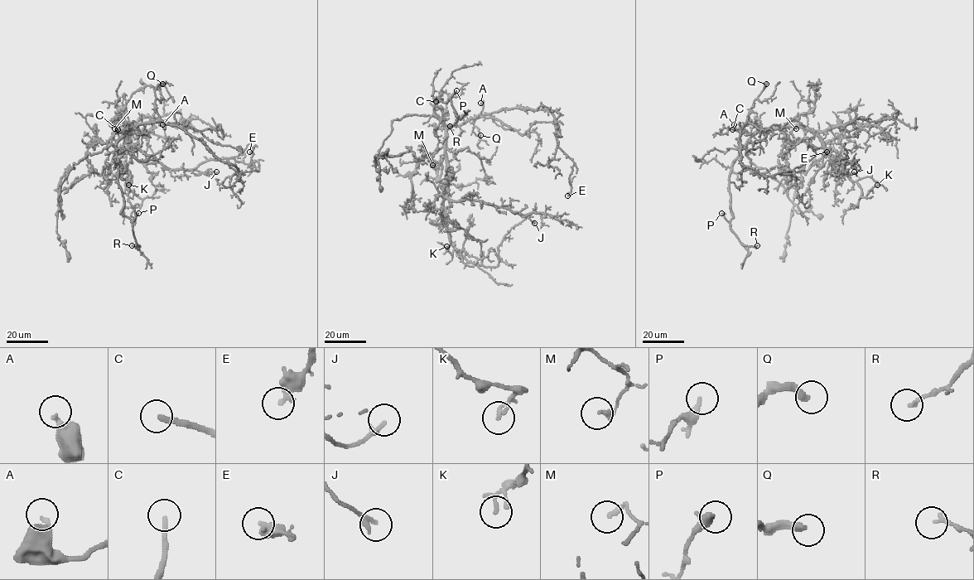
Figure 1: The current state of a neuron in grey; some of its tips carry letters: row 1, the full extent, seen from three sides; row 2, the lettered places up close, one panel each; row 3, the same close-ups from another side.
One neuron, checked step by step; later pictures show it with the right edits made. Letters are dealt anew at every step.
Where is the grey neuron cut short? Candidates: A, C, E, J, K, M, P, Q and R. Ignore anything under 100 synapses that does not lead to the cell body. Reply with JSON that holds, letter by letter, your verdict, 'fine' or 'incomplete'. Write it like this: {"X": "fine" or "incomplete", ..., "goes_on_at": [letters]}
{"A": "fine", "C": "incomplete", "E": "fine", "J": "fine", "K": "fine", "M": "fine", "P": "fine", "Q": "fine", "R": "fine", "goes_on_at": ["C"]}

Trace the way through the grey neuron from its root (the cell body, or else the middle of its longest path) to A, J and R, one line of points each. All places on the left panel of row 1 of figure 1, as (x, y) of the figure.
A: (128, 127), (128, 131), (142, 123), (162, 123), (165, 128), (162, 124)
J: (128, 127), (130, 153), (138, 160), (161, 162), (171, 169), (194, 169), (213, 175), (216, 171)
R: (128, 127), (117, 143), (116, 158), (118, 184), (123, 201), (122, 213), (130, 219), (139, 245), (132, 245)

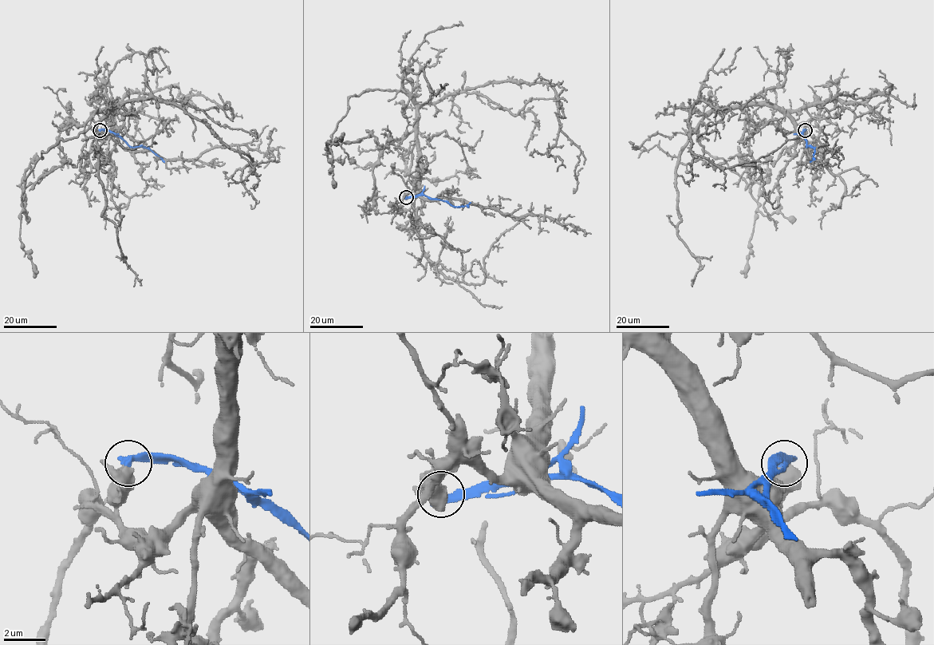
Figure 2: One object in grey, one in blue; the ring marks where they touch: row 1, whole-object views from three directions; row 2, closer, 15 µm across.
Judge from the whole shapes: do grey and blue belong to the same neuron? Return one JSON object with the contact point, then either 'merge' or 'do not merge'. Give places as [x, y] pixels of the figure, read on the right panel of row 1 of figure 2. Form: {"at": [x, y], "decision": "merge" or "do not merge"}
{"at": [805, 130], "decision": "do not merge"}

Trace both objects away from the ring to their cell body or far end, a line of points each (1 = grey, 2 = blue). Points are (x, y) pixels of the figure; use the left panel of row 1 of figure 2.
1: (100, 131), (104, 139), (112, 131), (112, 104), (158, 99), (199, 119), (252, 168), (273, 160), (276, 131)
2: (100, 130), (118, 135), (131, 147), (143, 146), (164, 162)

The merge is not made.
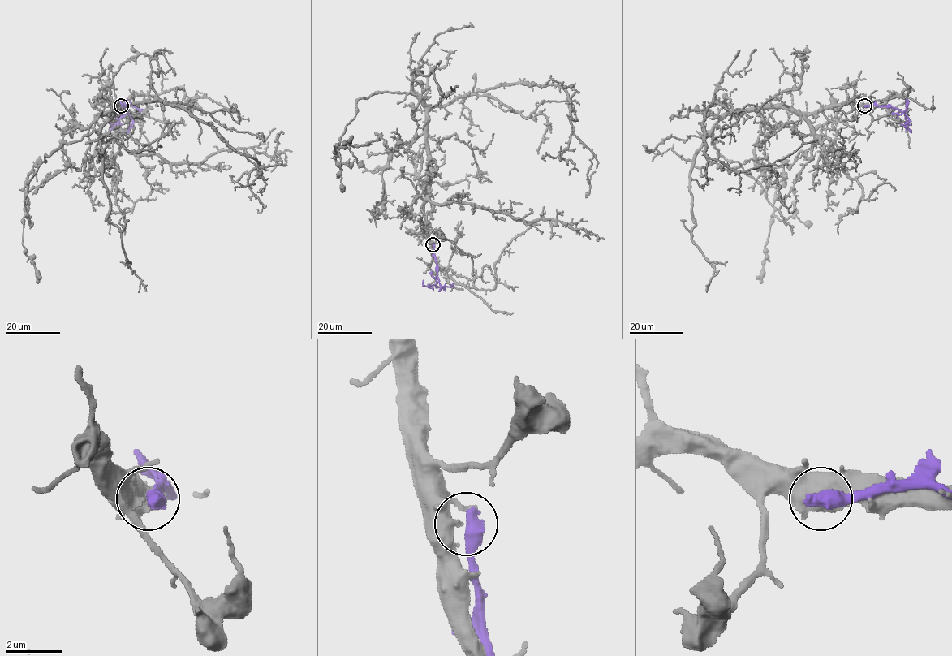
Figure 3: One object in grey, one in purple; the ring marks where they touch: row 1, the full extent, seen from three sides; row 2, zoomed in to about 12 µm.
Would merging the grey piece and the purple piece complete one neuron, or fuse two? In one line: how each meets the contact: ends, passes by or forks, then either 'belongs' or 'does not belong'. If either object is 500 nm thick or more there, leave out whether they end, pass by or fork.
does not belong

